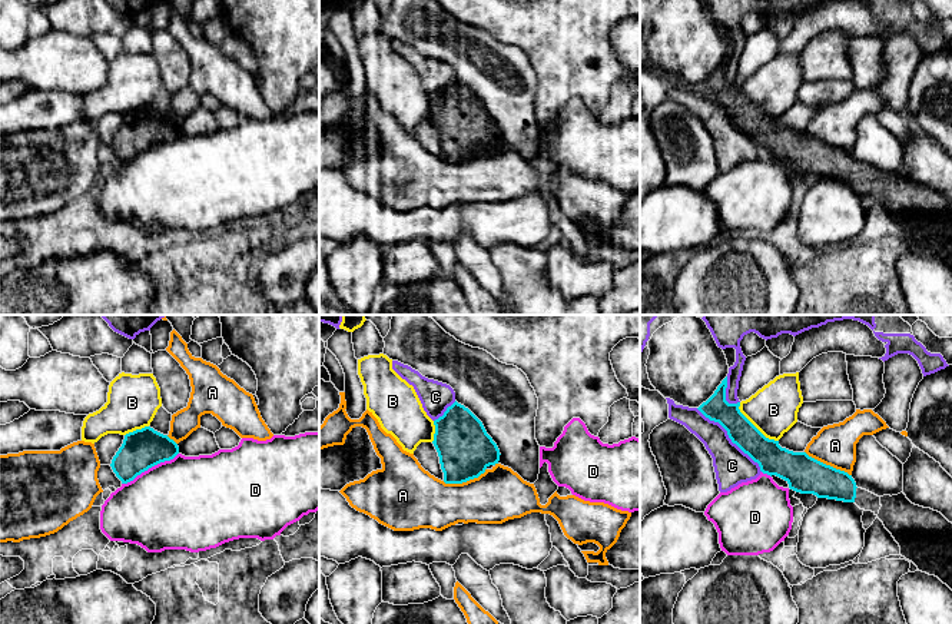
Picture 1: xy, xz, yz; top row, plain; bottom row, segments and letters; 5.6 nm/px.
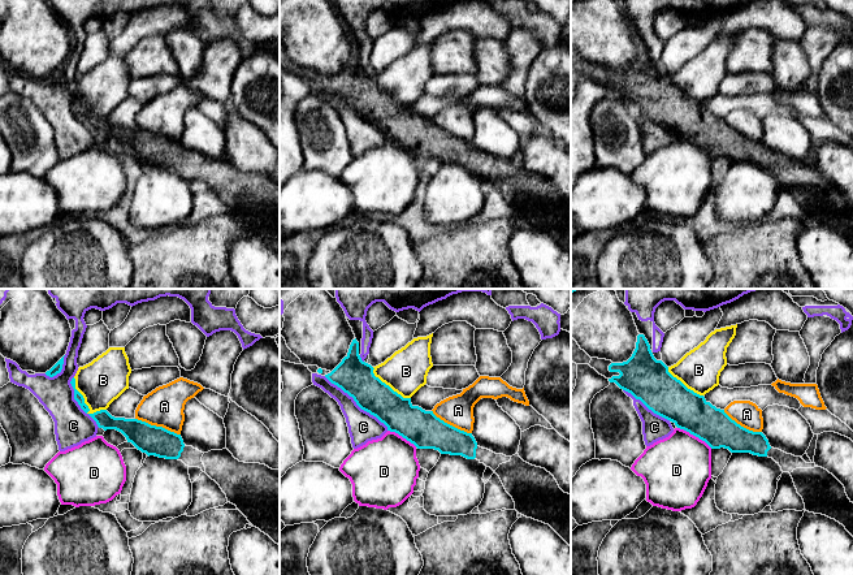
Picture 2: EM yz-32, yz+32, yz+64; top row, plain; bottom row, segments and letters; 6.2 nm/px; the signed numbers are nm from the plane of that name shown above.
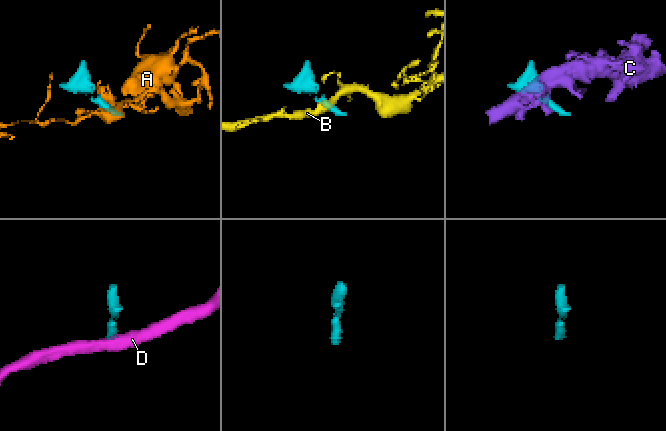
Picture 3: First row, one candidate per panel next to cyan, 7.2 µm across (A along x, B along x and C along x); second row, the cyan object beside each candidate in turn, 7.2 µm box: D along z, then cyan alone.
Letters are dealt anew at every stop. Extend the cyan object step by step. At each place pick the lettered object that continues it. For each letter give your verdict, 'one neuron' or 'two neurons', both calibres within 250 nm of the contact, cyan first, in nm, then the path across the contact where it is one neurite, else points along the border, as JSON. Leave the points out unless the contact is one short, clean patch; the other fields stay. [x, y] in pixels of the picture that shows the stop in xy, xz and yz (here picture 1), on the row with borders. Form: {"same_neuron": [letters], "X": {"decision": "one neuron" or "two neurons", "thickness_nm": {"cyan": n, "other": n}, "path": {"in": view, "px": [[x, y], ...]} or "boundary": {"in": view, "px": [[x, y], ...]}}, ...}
{"same_neuron": [], "A": {"decision": "two neurons", "thickness_nm": {"cyan": 200, "other": 240}}, "B": {"decision": "two neurons", "thickness_nm": {"cyan": 170, "other": 280}, "boundary": {"in": "yz", "px": [[739, 402], [739, 410], [766, 437], [778, 441]]}}, "C": {"decision": "two neurons", "thickness_nm": {"cyan": 160, "other": 200}}, "D": {"decision": "two neurons", "thickness_nm": {"cyan": 220, "other": 480}, "boundary": {"in": "xy", "px": [[178, 452], [172, 458], [149, 467], [122, 484]]}}}

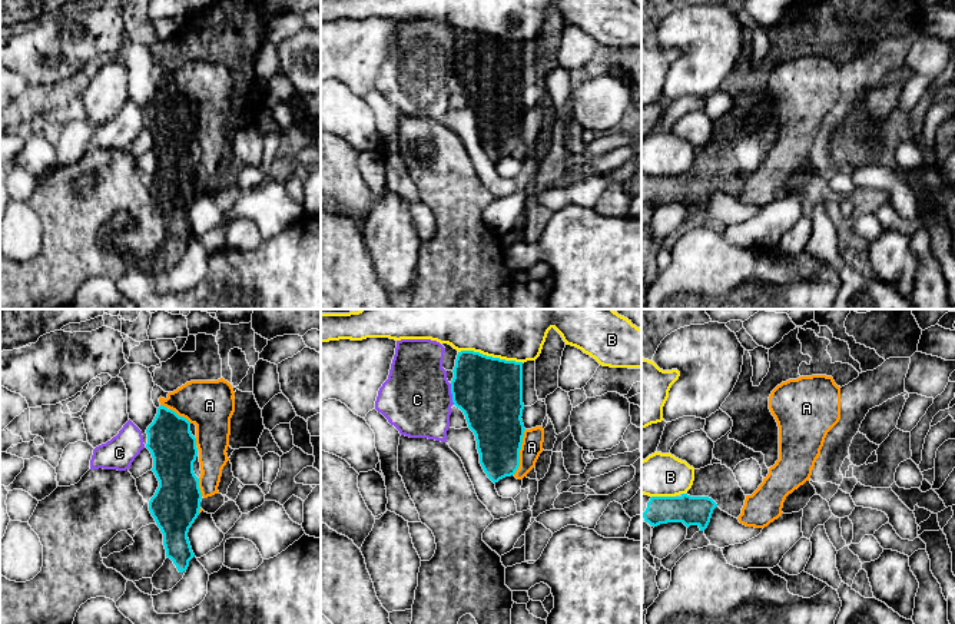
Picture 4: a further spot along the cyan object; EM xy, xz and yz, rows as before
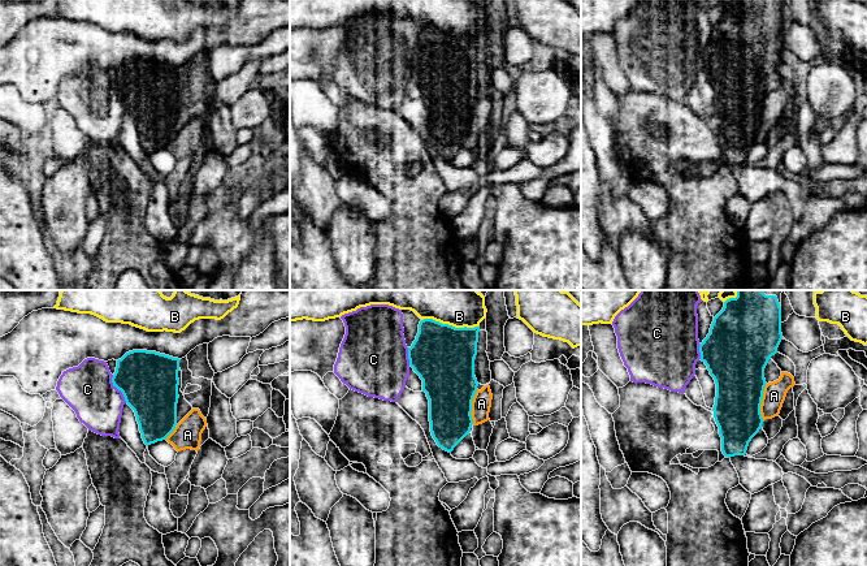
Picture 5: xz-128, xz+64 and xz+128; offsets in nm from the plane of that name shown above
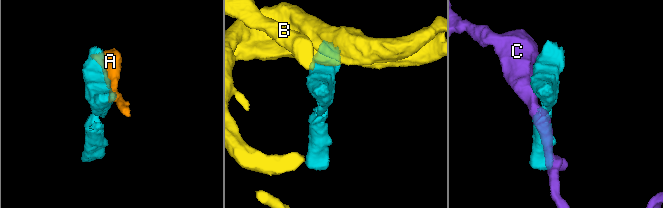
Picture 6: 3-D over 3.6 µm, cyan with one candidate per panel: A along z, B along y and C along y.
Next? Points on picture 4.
{"same_neuron": [], "A": {"decision": "two neurons", "thickness_nm": {"cyan": 300, "other": 120}}, "B": {"decision": "two neurons", "thickness_nm": {"cyan": 380, "other": 500}}, "C": {"decision": "two neurons", "thickness_nm": {"cyan": 380, "other": 400}}}

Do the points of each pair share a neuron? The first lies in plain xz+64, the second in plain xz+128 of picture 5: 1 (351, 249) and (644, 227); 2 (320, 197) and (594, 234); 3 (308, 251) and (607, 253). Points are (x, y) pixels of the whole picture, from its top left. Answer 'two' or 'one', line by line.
1: two
2: two
3: one

